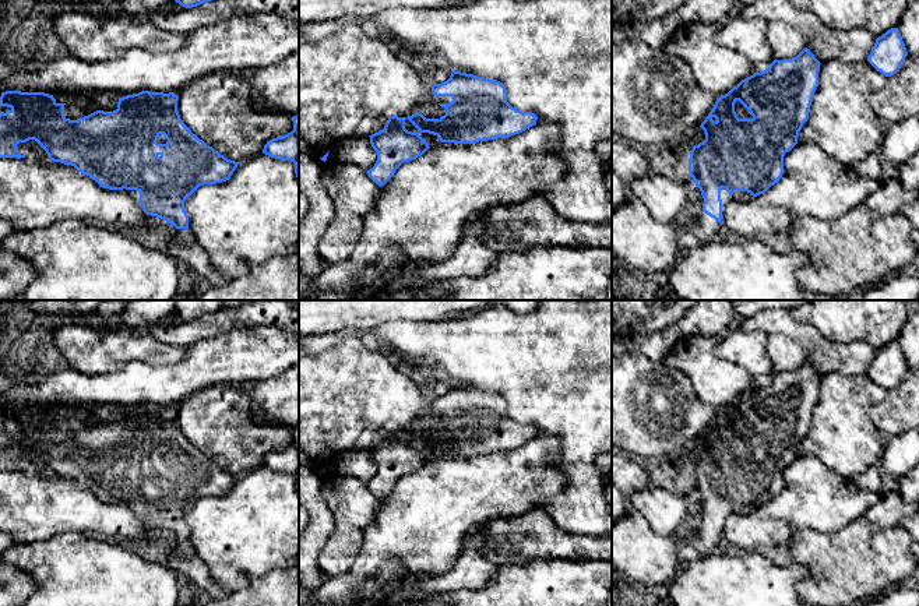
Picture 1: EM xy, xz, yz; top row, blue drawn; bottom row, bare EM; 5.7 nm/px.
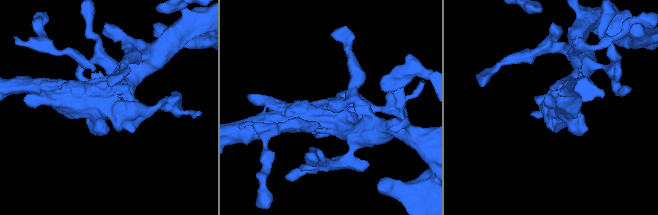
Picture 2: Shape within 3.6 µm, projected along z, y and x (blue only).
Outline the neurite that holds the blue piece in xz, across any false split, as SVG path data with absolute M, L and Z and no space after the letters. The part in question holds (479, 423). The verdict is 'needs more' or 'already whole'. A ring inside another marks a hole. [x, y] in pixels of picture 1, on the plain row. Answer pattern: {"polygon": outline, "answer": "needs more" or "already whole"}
{"polygon": "M453 384L447 394L432 397L432 406L433 413L447 423L444 429L390 429L383 443L369 448L377 473L366 486L380 500L404 475L416 472L430 461L418 445L405 441L406 431L420 445L454 457L508 451L535 438L538 433L535 426L513 420L507 415L504 397L496 392Z", "answer": "needs more"}

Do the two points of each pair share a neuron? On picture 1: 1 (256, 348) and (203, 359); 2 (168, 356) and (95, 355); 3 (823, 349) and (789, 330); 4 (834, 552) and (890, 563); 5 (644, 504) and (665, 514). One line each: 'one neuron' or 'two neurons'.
1: one neuron
2: one neuron
3: one neuron
4: one neuron
5: one neuron

